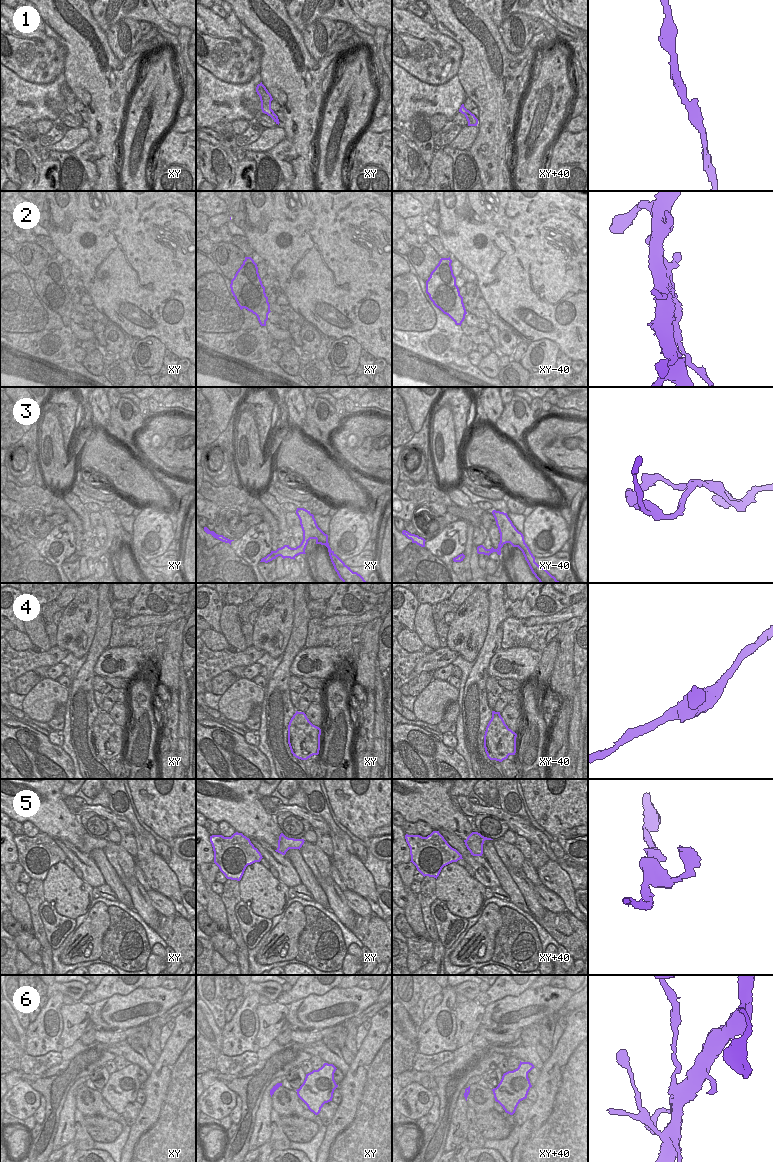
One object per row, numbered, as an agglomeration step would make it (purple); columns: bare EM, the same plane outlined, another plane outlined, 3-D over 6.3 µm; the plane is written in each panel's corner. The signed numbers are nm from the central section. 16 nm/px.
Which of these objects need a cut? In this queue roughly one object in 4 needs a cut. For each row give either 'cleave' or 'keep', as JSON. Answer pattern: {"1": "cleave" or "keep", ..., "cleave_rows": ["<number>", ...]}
{"1": "keep", "2": "cleave", "3": "keep", "4": "keep", "5": "keep", "6": "cleave", "cleave_rows": ["2", "6"]}

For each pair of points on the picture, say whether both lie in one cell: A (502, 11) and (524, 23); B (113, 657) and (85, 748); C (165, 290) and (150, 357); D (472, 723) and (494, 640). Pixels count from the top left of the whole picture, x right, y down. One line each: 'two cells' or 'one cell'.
A: two cells
B: two cells
C: two cells
D: one cell

